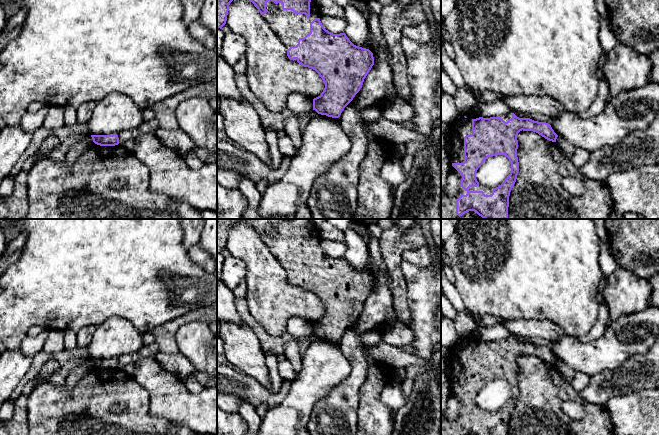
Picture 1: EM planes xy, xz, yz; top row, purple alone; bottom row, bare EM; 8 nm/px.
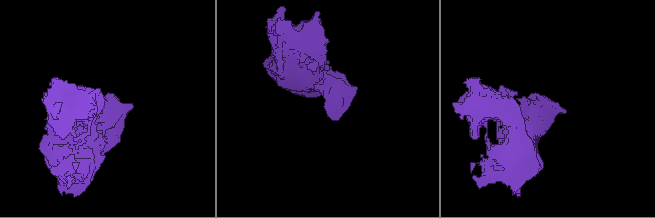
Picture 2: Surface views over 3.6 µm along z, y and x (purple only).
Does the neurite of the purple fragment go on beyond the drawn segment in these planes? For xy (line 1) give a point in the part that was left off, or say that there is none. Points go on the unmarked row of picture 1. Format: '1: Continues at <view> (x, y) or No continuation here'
1: No continuation here

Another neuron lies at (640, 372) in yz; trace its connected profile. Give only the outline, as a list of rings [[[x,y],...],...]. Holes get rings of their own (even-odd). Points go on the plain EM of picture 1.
[[[659,336],[645,354],[636,354],[616,370],[605,370],[590,376],[588,385],[579,393],[588,403],[606,405],[614,396],[657,388],[659,380]]]

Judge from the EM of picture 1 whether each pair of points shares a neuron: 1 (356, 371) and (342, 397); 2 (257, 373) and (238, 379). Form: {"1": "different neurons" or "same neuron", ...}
{"1": "same neuron", "2": "different neurons"}

